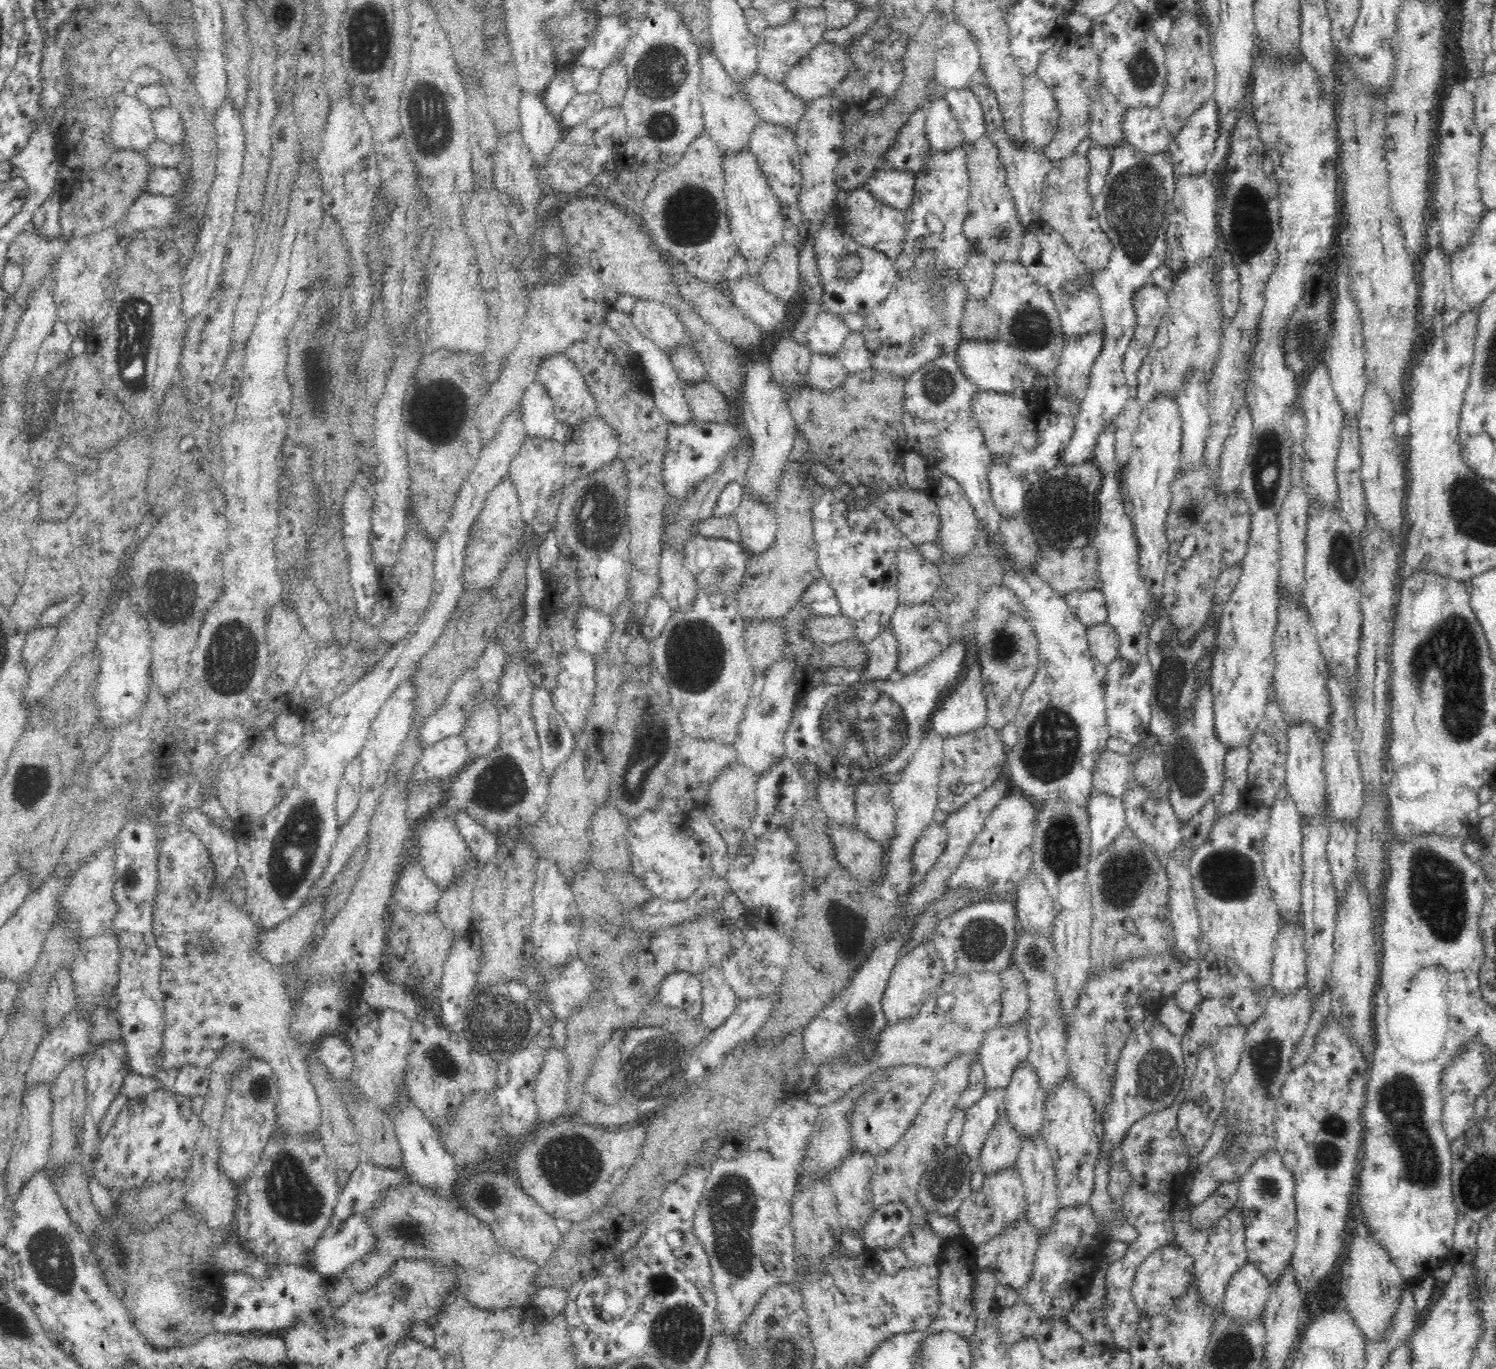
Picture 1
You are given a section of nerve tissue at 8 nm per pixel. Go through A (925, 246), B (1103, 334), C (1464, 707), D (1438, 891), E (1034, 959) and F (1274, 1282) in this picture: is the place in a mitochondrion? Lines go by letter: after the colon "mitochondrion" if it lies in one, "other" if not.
A: mitochondrion
B: other
C: mitochondrion
D: mitochondrion
E: mitochondrion
F: other

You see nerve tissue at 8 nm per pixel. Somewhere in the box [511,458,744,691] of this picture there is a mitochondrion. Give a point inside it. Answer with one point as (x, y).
(591, 520)

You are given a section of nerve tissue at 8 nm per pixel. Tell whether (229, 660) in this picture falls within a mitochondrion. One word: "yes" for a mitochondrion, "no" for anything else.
yes

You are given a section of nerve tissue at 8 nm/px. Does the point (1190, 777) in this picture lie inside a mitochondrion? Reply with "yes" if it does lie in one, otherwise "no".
yes

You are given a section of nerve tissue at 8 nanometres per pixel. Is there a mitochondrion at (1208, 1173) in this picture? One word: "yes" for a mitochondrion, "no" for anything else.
no

